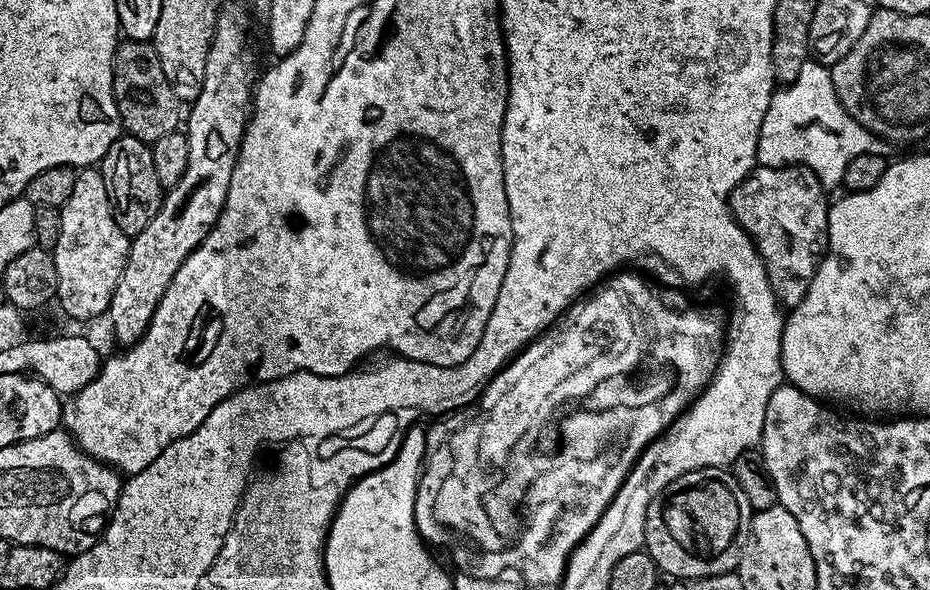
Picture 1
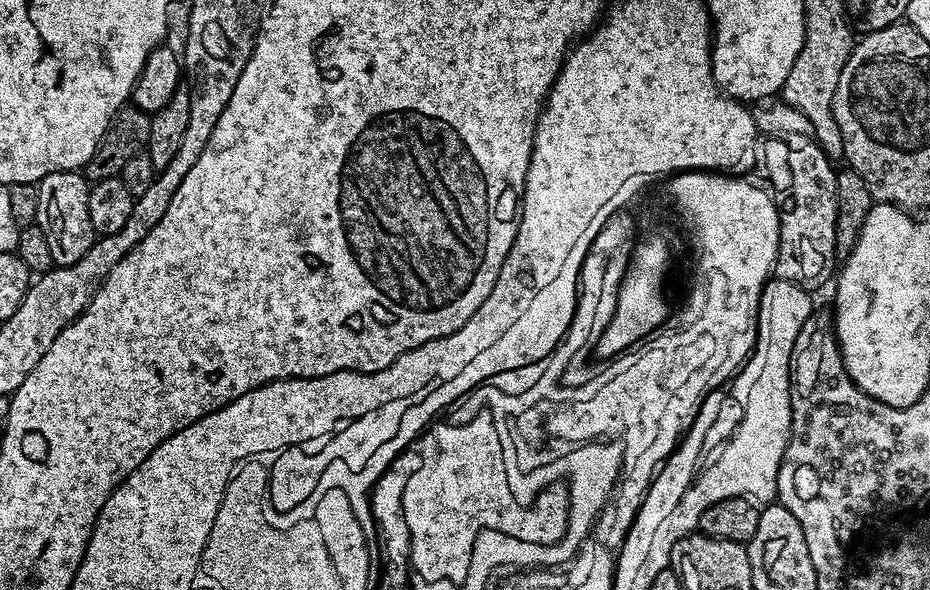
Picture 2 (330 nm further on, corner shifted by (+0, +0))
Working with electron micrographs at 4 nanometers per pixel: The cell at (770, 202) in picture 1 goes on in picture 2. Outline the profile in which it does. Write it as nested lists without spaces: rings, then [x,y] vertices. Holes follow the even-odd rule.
[[[768,138],[765,139],[764,152],[762,144],[762,160],[769,164],[772,168],[780,168],[780,181],[777,182],[776,188],[780,191],[778,195],[778,207],[780,209],[780,245],[776,251],[776,262],[774,265],[774,272],[781,280],[792,280],[795,284],[802,288],[815,290],[819,284],[824,284],[833,279],[834,269],[837,267],[838,261],[836,258],[836,247],[834,246],[834,226],[836,225],[836,172],[834,171],[833,161],[825,156],[824,151],[820,149],[820,145],[815,142],[789,142],[784,138]]]

